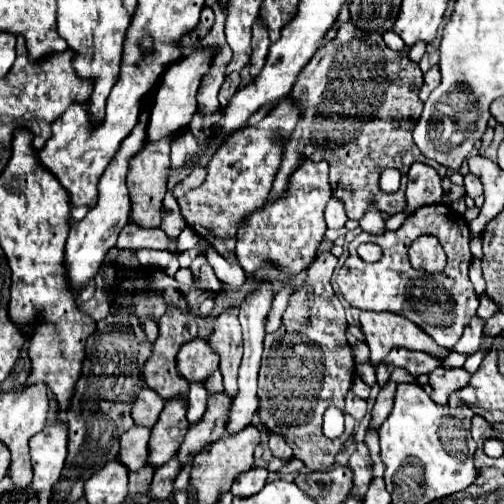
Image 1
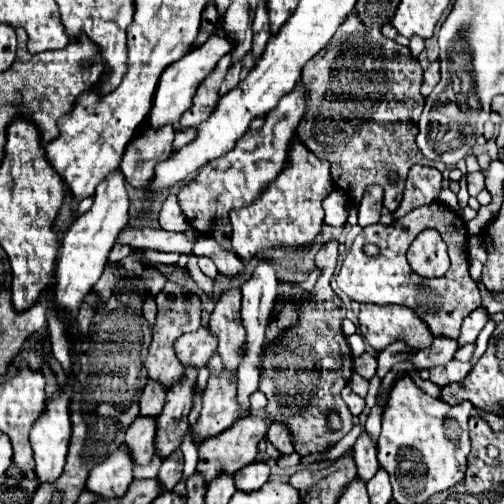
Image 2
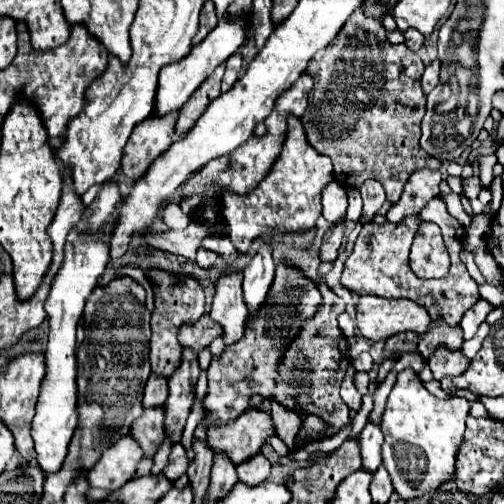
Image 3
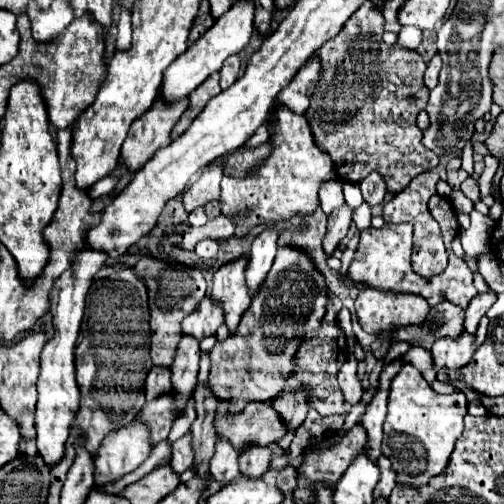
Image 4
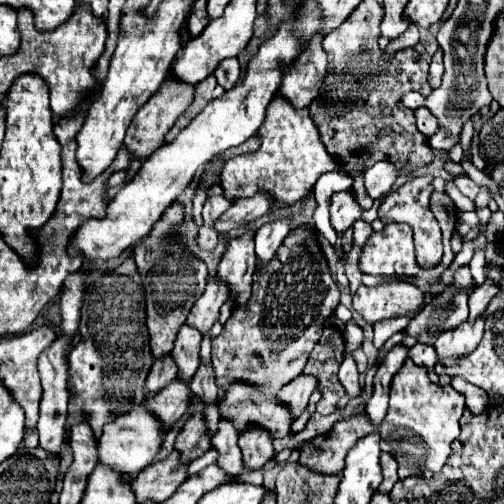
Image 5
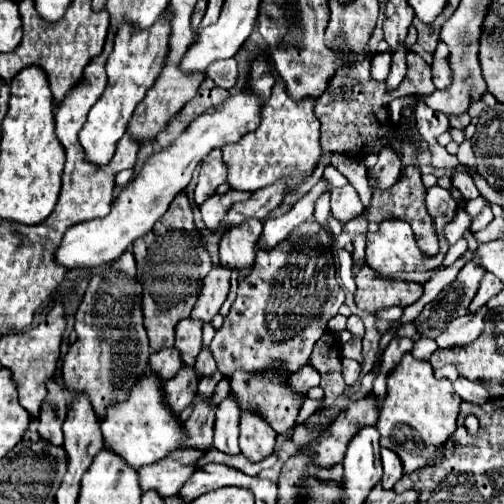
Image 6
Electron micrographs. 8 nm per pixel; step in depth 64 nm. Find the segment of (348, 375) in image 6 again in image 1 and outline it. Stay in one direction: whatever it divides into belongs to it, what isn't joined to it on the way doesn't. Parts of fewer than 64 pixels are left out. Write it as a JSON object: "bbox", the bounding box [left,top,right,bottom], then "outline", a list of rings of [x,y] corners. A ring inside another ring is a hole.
{"bbox":[346,392,368,422],"outline":[[[348,392],[348,396],[346,396],[346,412],[348,412],[356,422],[360,422],[360,420],[364,418],[366,410],[368,410],[366,400],[354,396],[354,392]]]}

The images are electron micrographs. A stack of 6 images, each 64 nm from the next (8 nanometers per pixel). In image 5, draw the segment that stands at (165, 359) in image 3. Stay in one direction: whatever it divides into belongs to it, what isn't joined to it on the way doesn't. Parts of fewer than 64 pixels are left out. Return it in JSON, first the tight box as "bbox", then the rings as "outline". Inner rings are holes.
{"bbox":[134,204,208,358],"outline":[[[172,204],[168,210],[170,212],[166,212],[166,216],[158,222],[156,230],[148,238],[144,238],[142,244],[134,250],[134,262],[142,276],[142,284],[146,288],[146,314],[148,314],[146,324],[148,324],[148,332],[150,332],[150,348],[152,348],[154,358],[164,358],[172,352],[176,332],[186,322],[192,304],[204,292],[204,284],[206,284],[206,276],[208,276],[206,264],[200,262],[196,256],[164,252],[162,236],[158,236],[158,234],[170,232],[174,218],[182,220],[182,206]]]}

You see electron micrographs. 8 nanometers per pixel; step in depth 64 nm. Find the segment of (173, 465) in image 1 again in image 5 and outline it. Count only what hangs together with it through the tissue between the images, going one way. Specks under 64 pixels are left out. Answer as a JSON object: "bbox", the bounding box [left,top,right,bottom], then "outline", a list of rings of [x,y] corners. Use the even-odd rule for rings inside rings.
{"bbox":[174,412,210,462],"outline":[[[198,412],[180,430],[180,434],[174,442],[174,448],[184,456],[184,460],[192,462],[192,460],[200,458],[208,450],[208,446],[210,446],[210,440],[208,440],[208,434],[204,428],[204,418]]]}

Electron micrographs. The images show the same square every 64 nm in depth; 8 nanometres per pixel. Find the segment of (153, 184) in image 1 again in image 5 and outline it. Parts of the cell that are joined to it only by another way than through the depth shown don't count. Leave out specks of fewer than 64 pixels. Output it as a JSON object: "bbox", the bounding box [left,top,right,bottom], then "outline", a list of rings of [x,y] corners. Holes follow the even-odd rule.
{"bbox":[124,76,194,160],"outline":[[[168,76],[164,80],[164,84],[160,86],[160,90],[138,110],[138,114],[134,116],[134,120],[132,120],[132,124],[130,124],[128,132],[126,132],[124,146],[128,148],[128,152],[132,154],[132,158],[146,160],[154,150],[158,150],[164,144],[166,132],[174,126],[176,118],[190,106],[192,98],[194,98],[194,86],[180,84],[172,76]]]}

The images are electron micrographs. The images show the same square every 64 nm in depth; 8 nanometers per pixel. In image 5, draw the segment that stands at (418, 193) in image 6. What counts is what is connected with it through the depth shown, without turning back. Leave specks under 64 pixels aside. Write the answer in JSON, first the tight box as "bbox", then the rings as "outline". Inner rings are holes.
{"bbox":[378,178,442,268],"outline":[[[414,178],[410,182],[406,182],[402,188],[398,188],[396,192],[392,192],[392,196],[386,196],[384,202],[380,204],[378,216],[382,222],[404,222],[410,224],[414,230],[414,244],[416,244],[416,262],[422,268],[434,268],[436,264],[440,264],[442,260],[442,236],[440,236],[440,226],[436,222],[436,218],[432,216],[430,208],[428,208],[428,200],[430,194],[434,192],[432,186],[432,178]]]}

